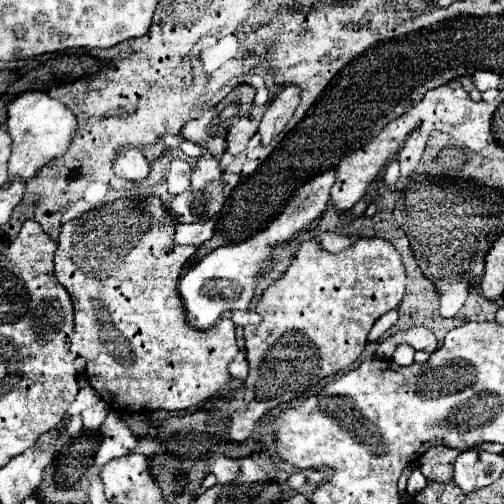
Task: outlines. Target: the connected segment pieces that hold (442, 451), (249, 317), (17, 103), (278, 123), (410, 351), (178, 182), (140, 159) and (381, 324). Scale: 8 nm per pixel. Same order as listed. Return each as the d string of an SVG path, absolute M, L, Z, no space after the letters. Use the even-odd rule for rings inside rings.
M428 448L422 456L420 456L420 472L430 478L430 480L440 480L446 482L452 478L452 468L454 468L454 460L458 458L458 450L452 448Z
M244 310L244 312L232 312L232 322L236 326L246 326L246 324L258 324L262 318L254 310Z
M28 90L8 102L8 132L12 136L12 154L8 160L8 174L10 180L20 176L22 180L30 180L36 172L60 158L68 146L70 138L76 130L76 116L58 100L50 98L44 92Z
M294 84L282 88L278 96L270 100L258 128L258 134L262 136L262 144L270 144L270 140L280 134L280 130L288 124L298 104L300 104L300 88L296 88Z
M400 344L396 350L394 350L394 354L392 354L392 360L396 362L396 364L412 364L414 362L414 354L416 354L416 350L412 348L412 346L408 346L408 344Z
M172 160L170 168L166 172L166 182L168 182L168 192L170 194L180 194L184 188L188 188L188 172L190 164L184 160Z
M128 146L126 152L118 154L118 158L112 164L112 170L114 170L114 174L118 174L122 178L128 178L136 184L142 184L148 176L148 162L146 162L140 148Z
M390 310L390 312L386 312L384 316L380 316L380 318L376 320L376 324L372 326L372 330L370 330L370 334L368 334L368 340L370 340L370 342L378 340L388 328L392 328L392 326L396 324L396 320L398 320L398 310Z

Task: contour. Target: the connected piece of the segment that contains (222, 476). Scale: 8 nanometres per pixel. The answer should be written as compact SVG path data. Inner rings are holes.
M214 456L208 460L208 470L210 474L216 476L220 484L234 482L240 474L240 460L228 460L226 456Z

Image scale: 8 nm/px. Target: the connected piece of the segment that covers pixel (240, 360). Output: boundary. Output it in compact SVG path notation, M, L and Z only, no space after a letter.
M238 352L238 356L228 364L228 372L230 372L234 378L246 380L246 376L248 376L248 364L246 364L244 352Z

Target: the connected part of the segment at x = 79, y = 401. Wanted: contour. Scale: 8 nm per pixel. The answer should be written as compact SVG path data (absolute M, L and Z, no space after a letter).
M88 386L84 390L80 390L75 397L75 400L70 405L70 410L67 410L65 418L72 419L76 414L82 414L84 408L88 406L94 406L98 402L98 394Z

